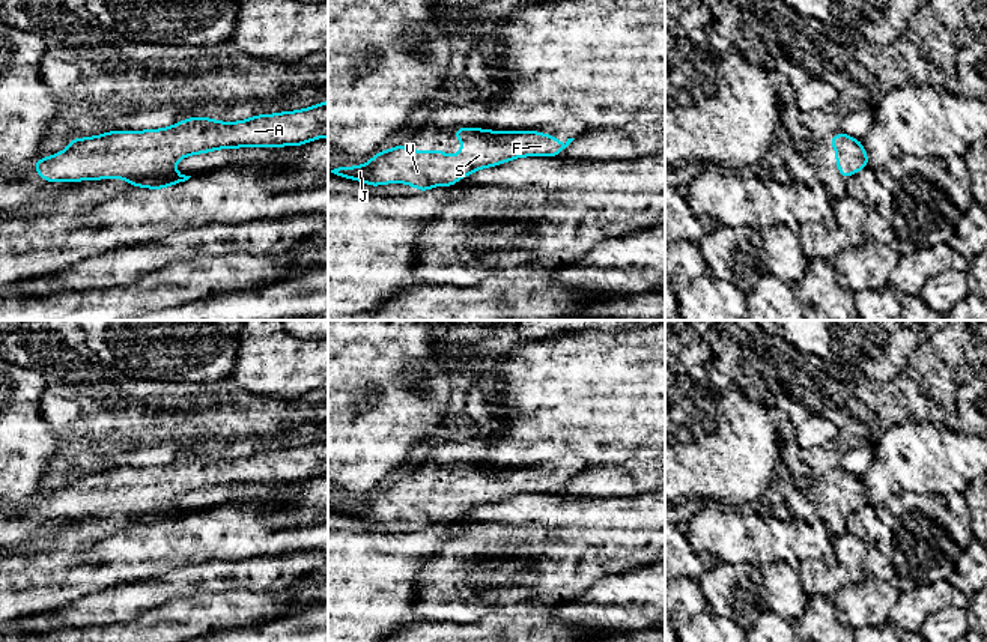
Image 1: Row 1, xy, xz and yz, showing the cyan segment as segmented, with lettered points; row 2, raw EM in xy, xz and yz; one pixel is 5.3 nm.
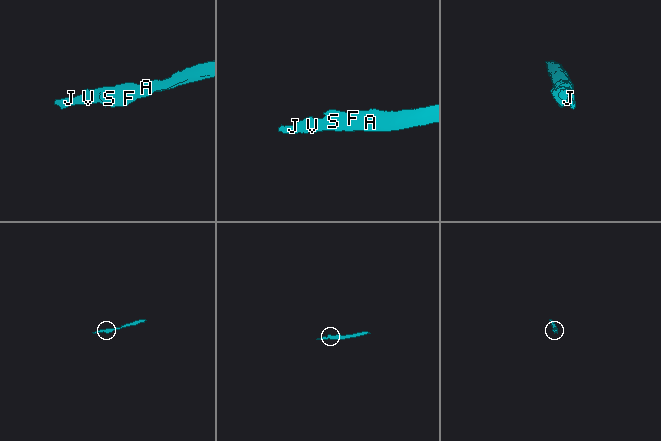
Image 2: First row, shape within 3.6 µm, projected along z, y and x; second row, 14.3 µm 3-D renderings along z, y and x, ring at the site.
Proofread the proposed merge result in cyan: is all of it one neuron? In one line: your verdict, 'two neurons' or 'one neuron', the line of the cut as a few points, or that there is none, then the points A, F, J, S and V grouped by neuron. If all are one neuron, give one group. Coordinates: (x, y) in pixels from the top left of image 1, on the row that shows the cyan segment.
one neuron | no cut | A F J S V

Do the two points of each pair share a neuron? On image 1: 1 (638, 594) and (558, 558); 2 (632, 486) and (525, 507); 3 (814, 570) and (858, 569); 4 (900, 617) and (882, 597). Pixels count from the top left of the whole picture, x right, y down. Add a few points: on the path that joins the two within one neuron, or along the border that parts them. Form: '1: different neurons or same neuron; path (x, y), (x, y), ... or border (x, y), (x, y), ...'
1: different neurons; border (640, 566), (611, 573), (607, 578)
2: different neurons; border (557, 492), (566, 496), (611, 496)
3: same neuron; path (825, 573), (843, 573), (847, 570)
4: different neurons; border (900, 591), (888, 620)

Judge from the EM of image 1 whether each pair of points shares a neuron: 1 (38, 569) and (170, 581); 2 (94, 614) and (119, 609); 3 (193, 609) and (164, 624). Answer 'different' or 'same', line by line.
1: different
2: same
3: same

